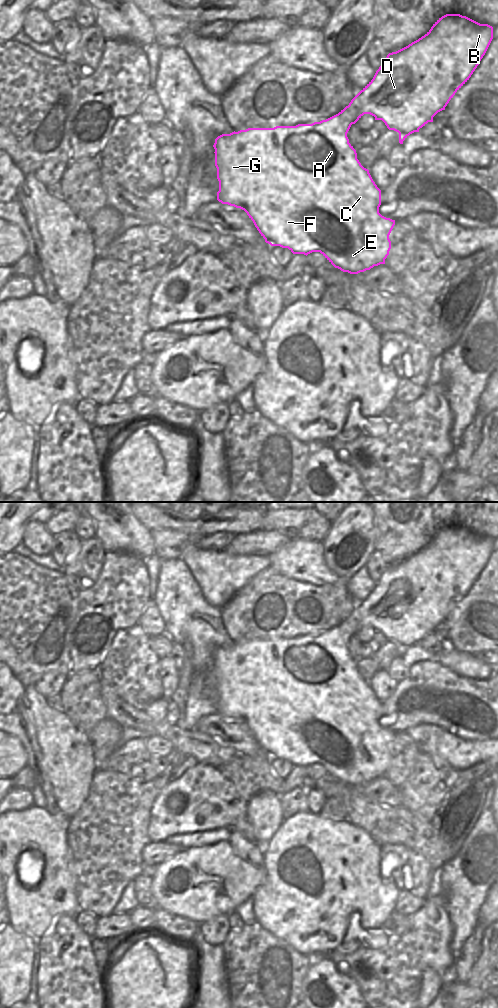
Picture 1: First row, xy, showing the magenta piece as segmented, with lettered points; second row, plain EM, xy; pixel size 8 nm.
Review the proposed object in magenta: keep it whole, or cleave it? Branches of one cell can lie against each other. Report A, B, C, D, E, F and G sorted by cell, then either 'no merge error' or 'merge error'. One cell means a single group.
groups A B C D E F G; no merge error

